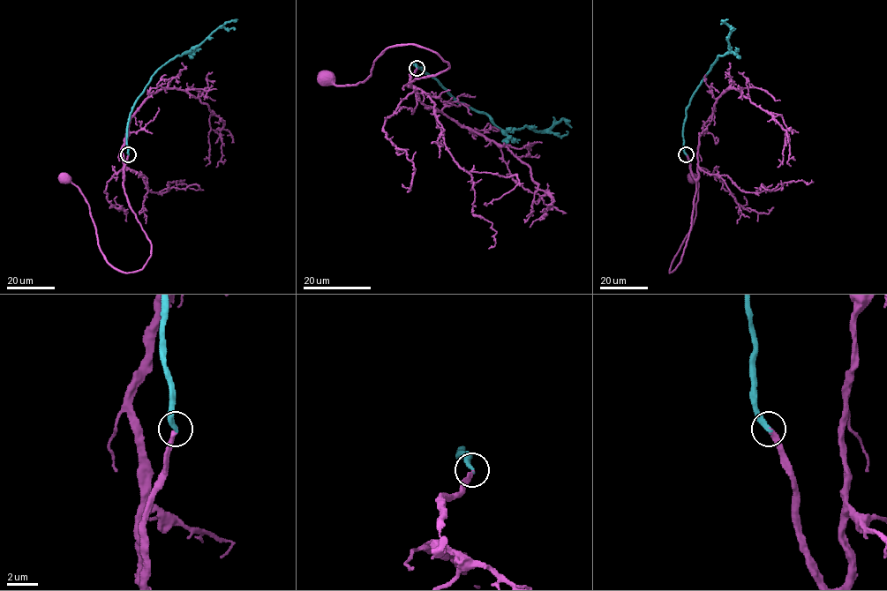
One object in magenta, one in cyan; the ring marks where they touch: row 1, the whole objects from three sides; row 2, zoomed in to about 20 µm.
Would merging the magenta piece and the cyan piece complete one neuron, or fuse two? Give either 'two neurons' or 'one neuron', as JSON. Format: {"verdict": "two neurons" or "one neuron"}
{"verdict": "one neuron"}

